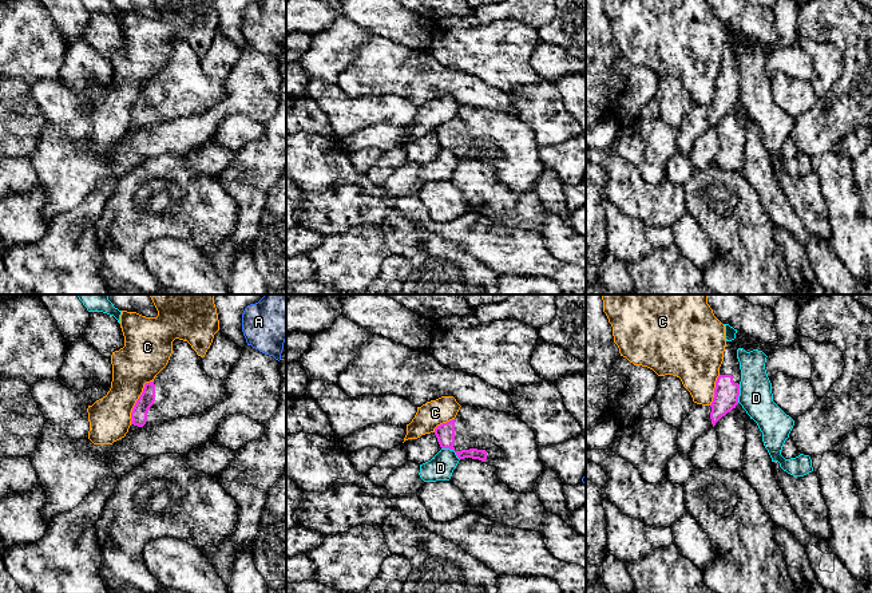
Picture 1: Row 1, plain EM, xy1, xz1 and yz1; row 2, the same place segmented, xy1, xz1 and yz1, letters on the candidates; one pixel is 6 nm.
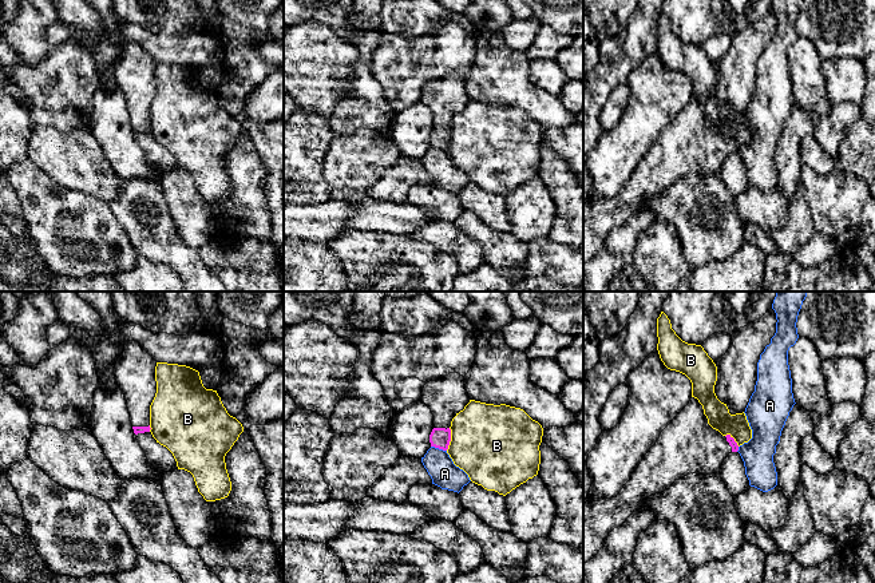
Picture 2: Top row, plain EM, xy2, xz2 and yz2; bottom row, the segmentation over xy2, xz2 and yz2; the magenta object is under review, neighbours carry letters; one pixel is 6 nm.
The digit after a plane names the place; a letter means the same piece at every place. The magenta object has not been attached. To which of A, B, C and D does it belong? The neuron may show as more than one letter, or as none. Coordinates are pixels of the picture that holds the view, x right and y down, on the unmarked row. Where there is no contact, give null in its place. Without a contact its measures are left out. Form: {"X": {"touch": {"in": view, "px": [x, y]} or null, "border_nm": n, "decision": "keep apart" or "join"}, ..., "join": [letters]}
{"A": {"touch": {"in": "xz2", "px": [439, 149]}, "border_nm": 100, "decision": "keep apart"}, "B": {"touch": {"in": "xz2", "px": [450, 139]}, "border_nm": 140, "decision": "keep apart"}, "C": {"touch": {"in": "xy1", "px": [137, 101]}, "border_nm": 300, "decision": "keep apart"}, "D": {"touch": {"in": "xz1", "px": [452, 149]}, "border_nm": 130, "decision": "keep apart"}, "join": []}

